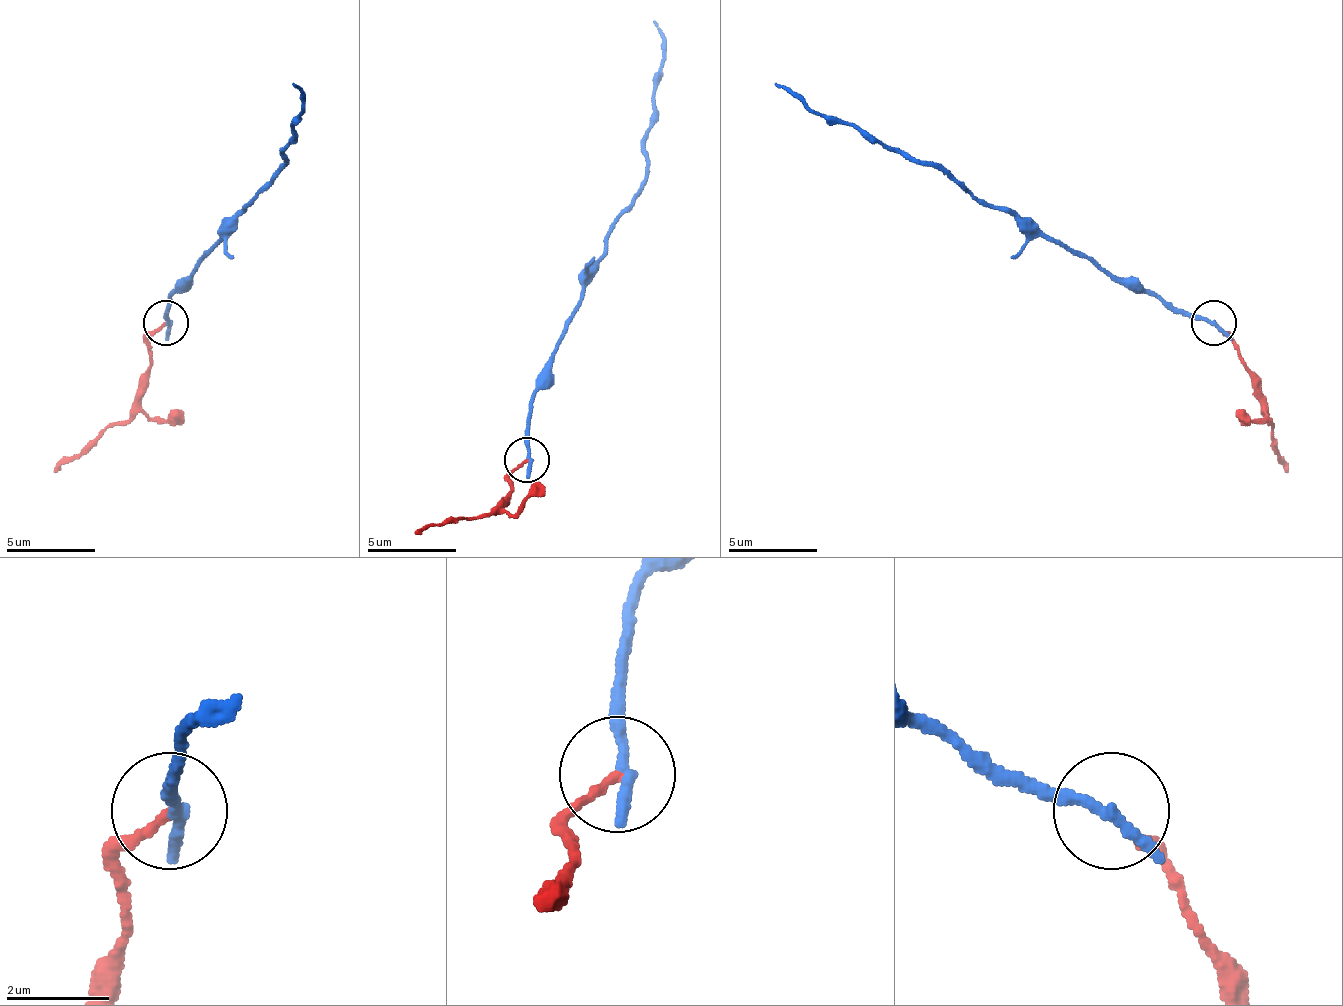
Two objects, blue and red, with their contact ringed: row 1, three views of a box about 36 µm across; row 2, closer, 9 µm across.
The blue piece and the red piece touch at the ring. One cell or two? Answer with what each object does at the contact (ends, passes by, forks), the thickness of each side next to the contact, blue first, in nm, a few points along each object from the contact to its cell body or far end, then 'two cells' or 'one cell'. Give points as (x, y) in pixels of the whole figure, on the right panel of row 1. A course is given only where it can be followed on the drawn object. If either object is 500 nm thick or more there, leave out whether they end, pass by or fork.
blue passes by | red ends | 200/190 nm | blue via (1215, 323), (1175, 314), (1027, 234), (933, 167), (871, 144), (844, 122), (826, 122), (777, 82) | red via (1215, 323), (1228, 337), (1246, 368), (1260, 413), (1273, 426), (1286, 471) | two cells

